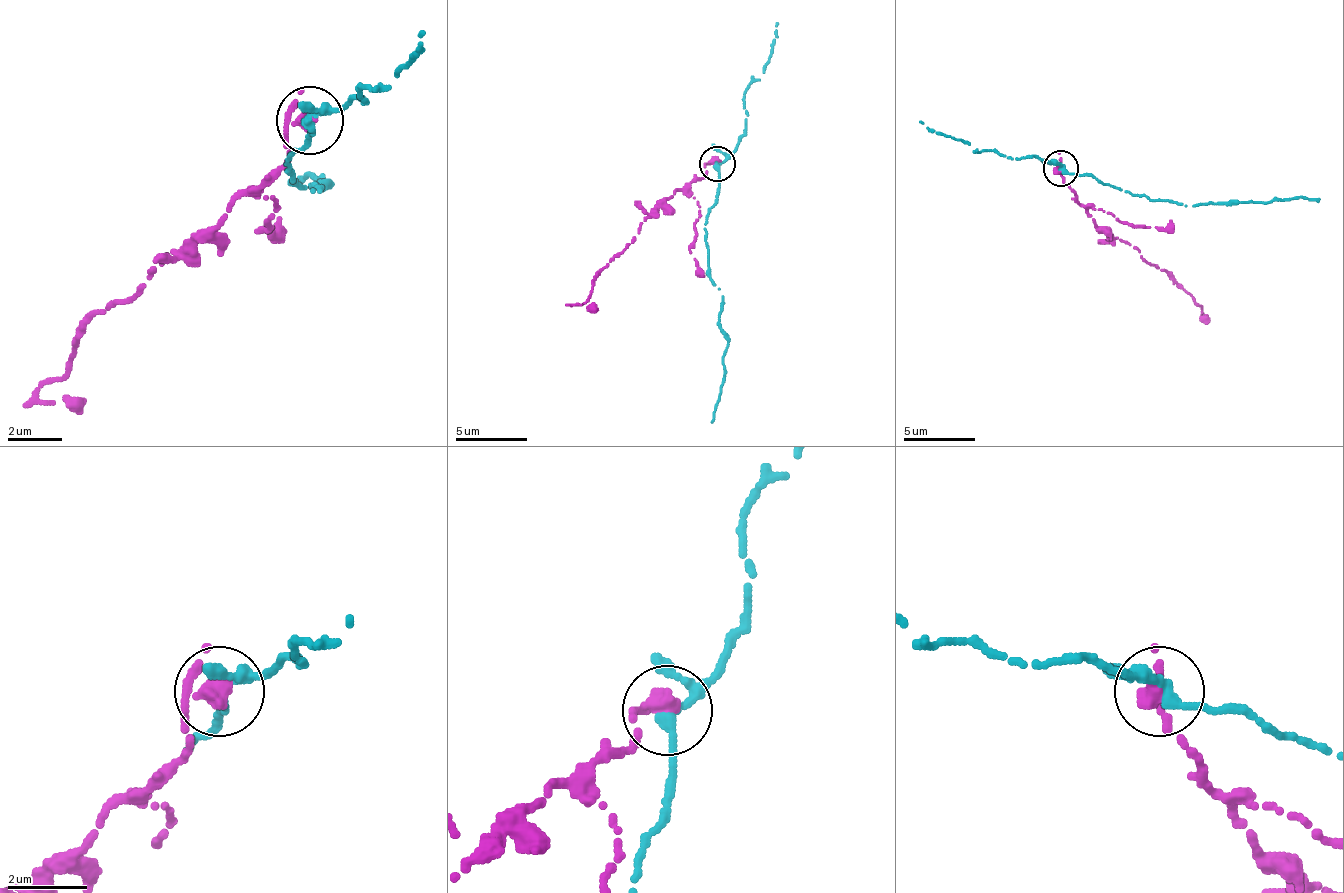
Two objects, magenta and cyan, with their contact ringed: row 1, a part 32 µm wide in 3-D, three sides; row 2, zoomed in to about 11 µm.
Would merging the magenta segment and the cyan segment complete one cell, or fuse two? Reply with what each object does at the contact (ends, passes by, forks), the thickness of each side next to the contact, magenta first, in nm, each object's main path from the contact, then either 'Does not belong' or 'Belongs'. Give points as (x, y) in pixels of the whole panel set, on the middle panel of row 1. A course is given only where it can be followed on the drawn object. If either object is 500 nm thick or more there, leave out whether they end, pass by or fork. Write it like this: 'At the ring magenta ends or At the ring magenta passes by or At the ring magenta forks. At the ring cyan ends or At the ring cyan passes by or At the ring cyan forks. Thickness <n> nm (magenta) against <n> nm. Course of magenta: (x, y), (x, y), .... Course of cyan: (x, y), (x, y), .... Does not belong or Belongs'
At the ring magenta passes by. At the ring cyan passes by. Thickness 300 nm (magenta) against 260 nm. Course of magenta: (716, 164), (709, 161), (705, 175), (666, 200), (595, 279), (591, 297), (573, 304), (591, 304), (598, 311). Course of cyan: (716, 164), (720, 193), (705, 214), (709, 279), (723, 297), (720, 329), (727, 339), (713, 422). Does not belong

